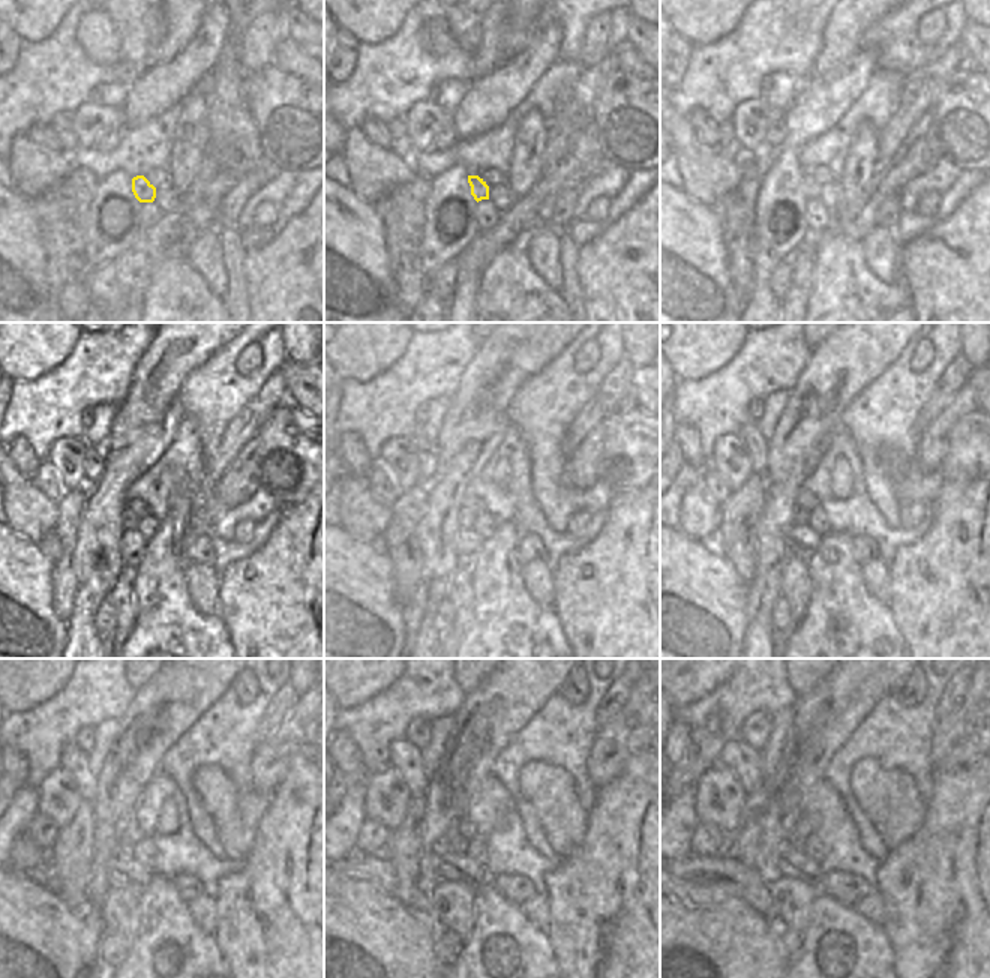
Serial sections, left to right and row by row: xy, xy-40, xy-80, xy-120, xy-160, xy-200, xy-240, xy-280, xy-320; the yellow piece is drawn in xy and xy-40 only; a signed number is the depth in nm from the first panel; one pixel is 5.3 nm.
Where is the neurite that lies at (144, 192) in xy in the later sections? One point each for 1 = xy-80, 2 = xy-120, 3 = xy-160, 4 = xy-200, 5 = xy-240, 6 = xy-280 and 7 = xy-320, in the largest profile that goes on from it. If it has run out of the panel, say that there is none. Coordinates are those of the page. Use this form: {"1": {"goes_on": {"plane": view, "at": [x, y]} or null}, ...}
{"1": {"goes_on": {"plane": "xy-80", "at": [812, 188]}}, "2": {"goes_on": {"plane": "xy-120", "at": [129, 518]}}, "3": {"goes_on": {"plane": "xy-160", "at": [465, 516]}}, "4": {"goes_on": {"plane": "xy-200", "at": [801, 516]}}, "5": {"goes_on": {"plane": "xy-240", "at": [125, 848]}}, "6": {"goes_on": {"plane": "xy-280", "at": [456, 843]}}, "7": {"goes_on": {"plane": "xy-320", "at": [792, 840]}}}

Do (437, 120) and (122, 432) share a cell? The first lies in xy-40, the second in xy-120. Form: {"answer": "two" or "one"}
{"answer": "two"}

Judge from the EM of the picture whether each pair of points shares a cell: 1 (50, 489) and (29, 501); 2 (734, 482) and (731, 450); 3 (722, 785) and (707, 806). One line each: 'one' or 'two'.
1: two
2: one
3: one

